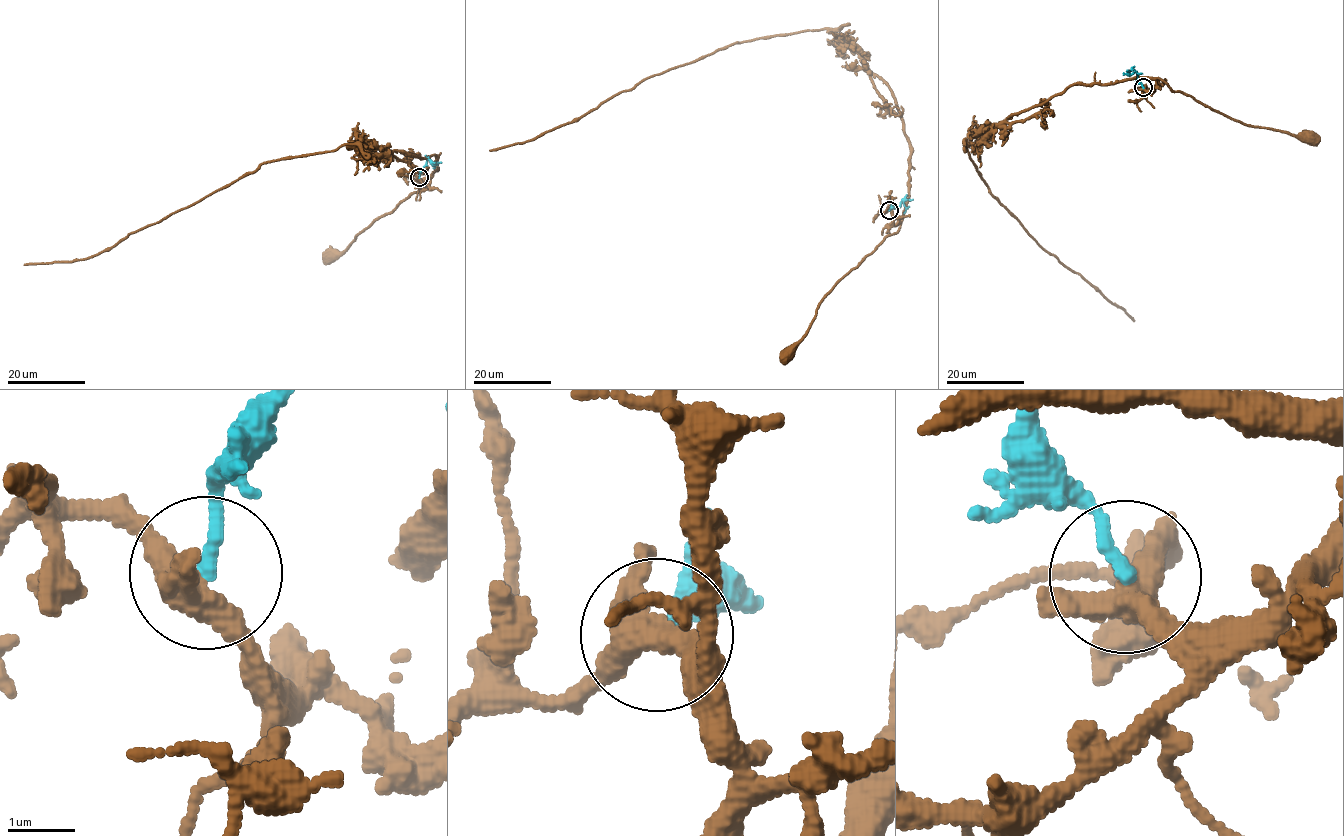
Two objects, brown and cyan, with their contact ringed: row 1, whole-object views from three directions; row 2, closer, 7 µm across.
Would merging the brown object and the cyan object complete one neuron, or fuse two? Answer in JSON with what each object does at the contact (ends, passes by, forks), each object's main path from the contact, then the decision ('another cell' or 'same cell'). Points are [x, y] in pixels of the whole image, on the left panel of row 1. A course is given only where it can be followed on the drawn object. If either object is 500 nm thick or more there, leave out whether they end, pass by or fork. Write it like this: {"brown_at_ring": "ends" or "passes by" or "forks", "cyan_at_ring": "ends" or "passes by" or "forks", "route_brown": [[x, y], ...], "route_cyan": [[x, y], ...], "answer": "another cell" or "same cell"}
{"brown_at_ring": "forks", "cyan_at_ring": "ends", "route_brown": [[418, 177], [423, 184], [430, 179], [420, 191], [403, 199], [356, 235], [348, 249], [331, 254]], "route_cyan": [[418, 177], [428, 160], [433, 168]], "answer": "another cell"}

